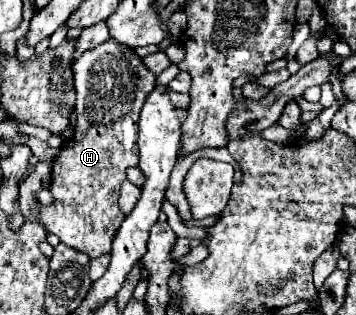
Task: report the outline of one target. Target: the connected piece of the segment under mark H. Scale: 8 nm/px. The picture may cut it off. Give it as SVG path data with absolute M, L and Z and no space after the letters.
M107 40L95 50L87 50L73 64L73 82L77 92L77 126L71 140L61 146L61 152L53 162L49 186L53 204L39 208L39 222L47 234L59 236L65 246L85 252L93 260L109 252L111 240L125 218L125 214L119 210L119 191L125 182L125 170L129 166L137 166L137 116L145 96L149 96L149 92L155 88L155 74L141 64L141 58L135 56L133 50Z

